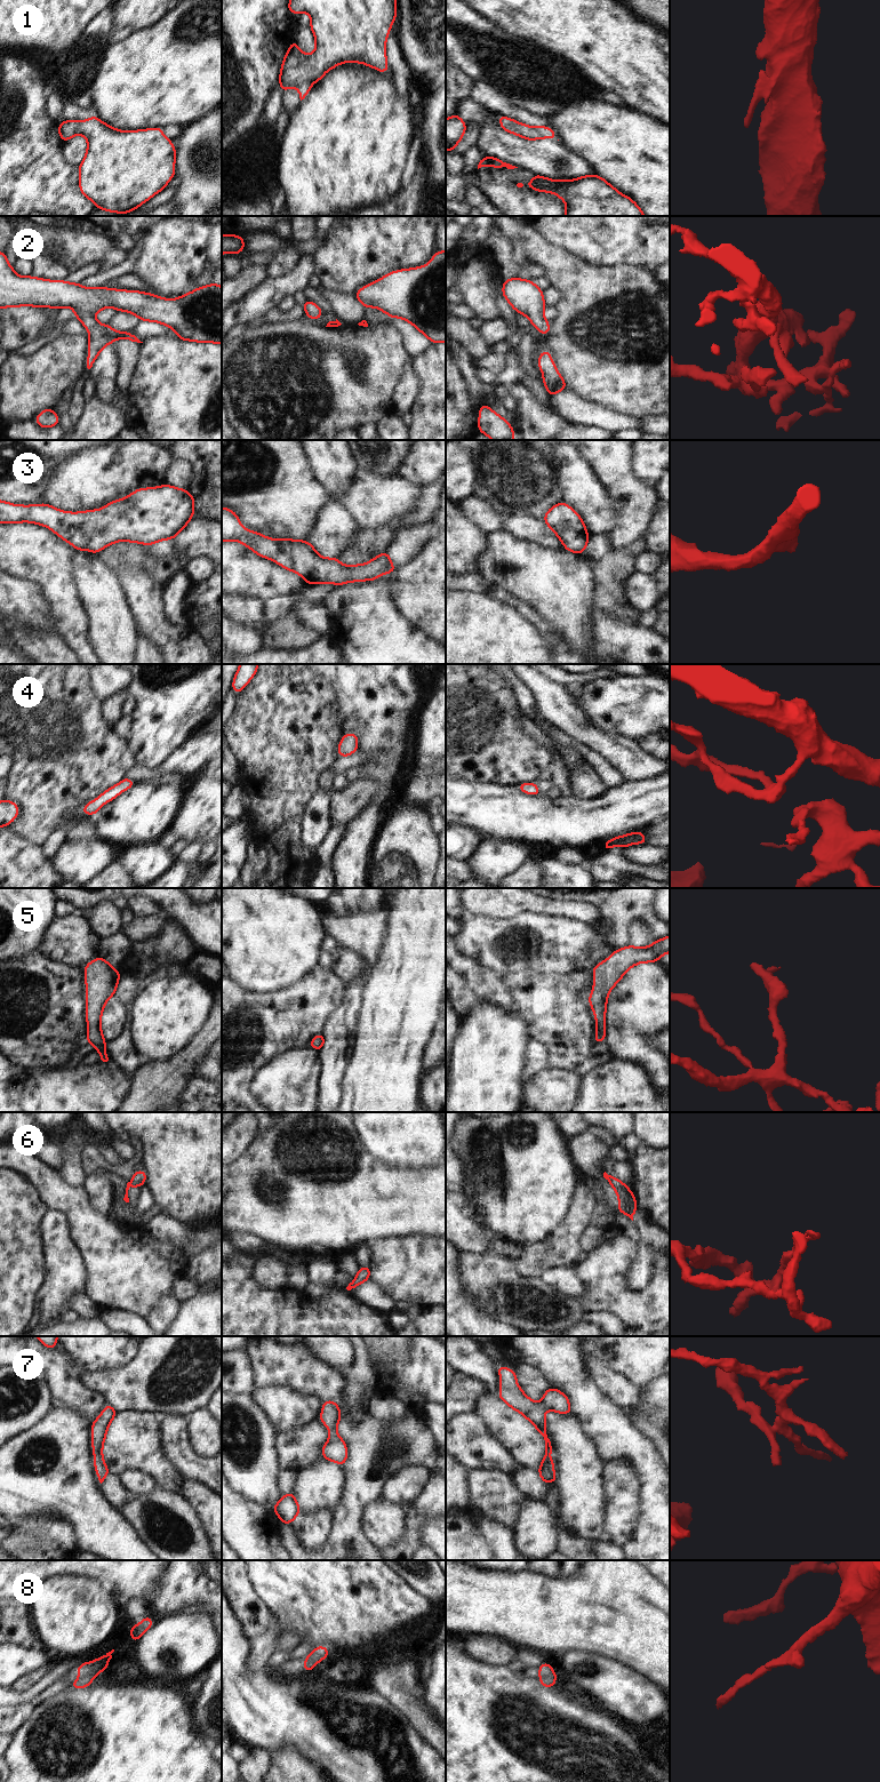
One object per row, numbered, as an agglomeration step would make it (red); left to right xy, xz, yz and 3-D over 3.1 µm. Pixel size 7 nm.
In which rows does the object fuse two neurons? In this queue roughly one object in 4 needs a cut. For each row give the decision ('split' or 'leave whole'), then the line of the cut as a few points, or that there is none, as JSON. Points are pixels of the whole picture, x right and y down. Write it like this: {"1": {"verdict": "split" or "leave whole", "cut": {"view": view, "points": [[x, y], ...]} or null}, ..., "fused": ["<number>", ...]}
{"1": {"verdict": "leave whole", "cut": null}, "2": {"verdict": "leave whole", "cut": null}, "3": {"verdict": "leave whole", "cut": null}, "4": {"verdict": "leave whole", "cut": null}, "5": {"verdict": "leave whole", "cut": null}, "6": {"verdict": "leave whole", "cut": null}, "7": {"verdict": "leave whole", "cut": null}, "8": {"verdict": "leave whole", "cut": null}, "fused": []}

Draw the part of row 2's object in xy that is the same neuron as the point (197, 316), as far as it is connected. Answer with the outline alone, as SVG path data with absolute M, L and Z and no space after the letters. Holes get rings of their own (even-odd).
M0 251L0 309L11 306L70 306L89 333L87 368L98 353L119 338L143 343L130 331L115 331L94 317L105 307L129 312L141 321L155 321L174 329L178 338L222 344L222 287L211 282L178 298L114 288L87 288L66 280L19 277Z

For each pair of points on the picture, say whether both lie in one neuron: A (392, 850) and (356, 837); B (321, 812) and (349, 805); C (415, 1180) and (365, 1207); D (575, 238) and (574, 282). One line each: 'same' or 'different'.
A: different
B: different
C: same
D: different

